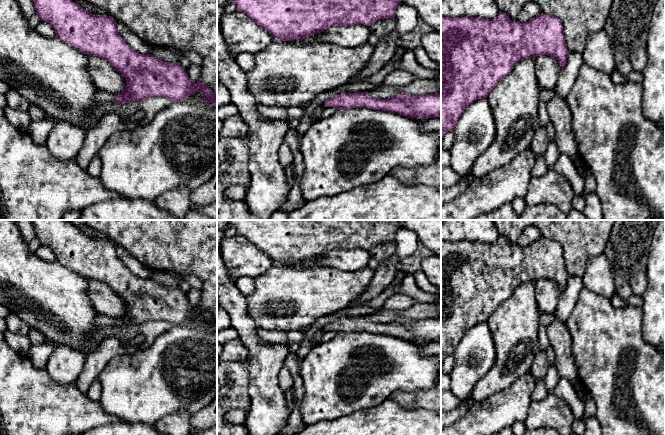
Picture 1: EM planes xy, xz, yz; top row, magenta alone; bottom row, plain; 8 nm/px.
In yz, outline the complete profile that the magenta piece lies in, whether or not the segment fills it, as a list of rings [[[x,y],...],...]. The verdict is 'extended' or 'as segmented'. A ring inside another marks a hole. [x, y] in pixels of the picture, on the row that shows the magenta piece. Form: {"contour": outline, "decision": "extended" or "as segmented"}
{"contour": [[[499,12],[498,16],[495,19],[492,19],[492,20],[482,19],[482,18],[477,18],[477,17],[467,17],[467,16],[457,17],[457,18],[447,18],[447,17],[441,16],[441,149],[442,149],[442,138],[444,137],[444,135],[448,131],[453,131],[454,127],[456,126],[456,124],[457,124],[459,118],[461,117],[463,111],[465,110],[465,108],[468,105],[470,105],[471,103],[473,103],[474,101],[478,100],[478,99],[487,98],[488,95],[491,93],[491,91],[496,87],[496,85],[511,72],[513,67],[520,60],[522,60],[524,58],[529,58],[529,57],[536,58],[536,57],[541,56],[541,55],[552,56],[552,57],[555,57],[558,60],[559,65],[563,69],[565,67],[565,65],[566,65],[568,54],[569,54],[569,52],[568,52],[566,41],[565,41],[565,36],[564,36],[562,22],[557,17],[554,17],[552,15],[548,15],[546,13],[541,13],[540,15],[532,18],[531,20],[529,20],[526,23],[520,23],[519,21],[511,21],[509,19],[509,17],[505,13],[502,13],[502,12]]], "decision": "as segmented"}

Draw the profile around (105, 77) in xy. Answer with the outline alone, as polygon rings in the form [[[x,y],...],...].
[[[93,55],[87,57],[88,72],[98,90],[119,94],[125,89],[125,78],[108,61]]]

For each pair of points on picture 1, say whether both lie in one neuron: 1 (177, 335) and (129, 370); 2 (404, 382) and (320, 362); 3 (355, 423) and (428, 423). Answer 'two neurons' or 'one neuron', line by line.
1: one neuron
2: one neuron
3: one neuron

